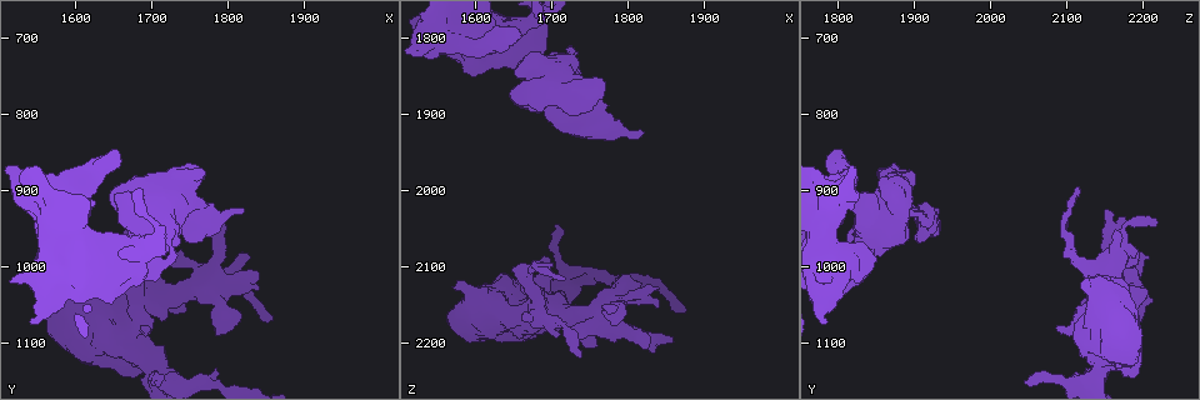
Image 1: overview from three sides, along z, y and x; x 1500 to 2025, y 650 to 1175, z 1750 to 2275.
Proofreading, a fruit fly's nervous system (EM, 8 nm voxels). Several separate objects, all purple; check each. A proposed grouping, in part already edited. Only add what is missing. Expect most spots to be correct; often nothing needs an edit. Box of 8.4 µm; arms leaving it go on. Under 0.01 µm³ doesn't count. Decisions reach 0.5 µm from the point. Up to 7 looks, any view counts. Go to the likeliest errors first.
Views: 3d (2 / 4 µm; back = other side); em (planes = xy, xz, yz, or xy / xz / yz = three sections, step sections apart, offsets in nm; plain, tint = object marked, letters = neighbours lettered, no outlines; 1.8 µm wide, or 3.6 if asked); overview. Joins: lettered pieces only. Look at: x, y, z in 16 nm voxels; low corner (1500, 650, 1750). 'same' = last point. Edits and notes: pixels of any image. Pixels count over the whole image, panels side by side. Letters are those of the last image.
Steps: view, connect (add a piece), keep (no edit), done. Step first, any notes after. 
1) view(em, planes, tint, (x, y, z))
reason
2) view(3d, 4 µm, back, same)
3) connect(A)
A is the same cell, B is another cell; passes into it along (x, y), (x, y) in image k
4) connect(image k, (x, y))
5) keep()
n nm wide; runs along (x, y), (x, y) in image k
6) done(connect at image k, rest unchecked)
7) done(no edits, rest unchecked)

view(em, planes, tint, (1745, 1025, 2160))
abrupt turn

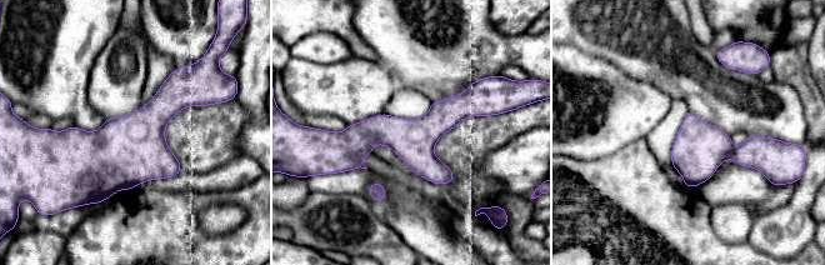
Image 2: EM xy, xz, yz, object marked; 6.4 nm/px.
view(em, planes, letters, same)

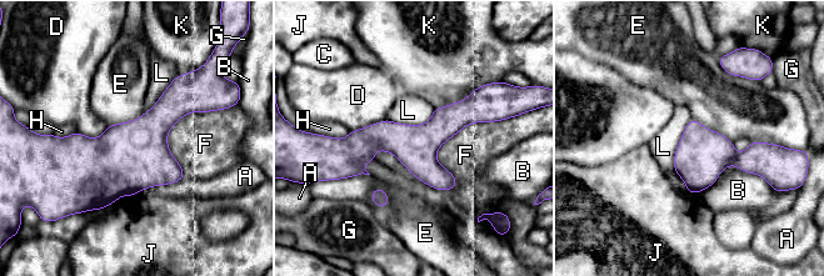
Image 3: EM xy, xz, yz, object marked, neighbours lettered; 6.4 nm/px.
keep()
280 nm wide; A, B, C, D, E, F, G, H, J, K and L are other cells; border along (690, 118), (674, 154), (673, 171) in image 3; none of them fits

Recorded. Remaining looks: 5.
view(em, planes, letters, (1725, 975, 1815))
an open end

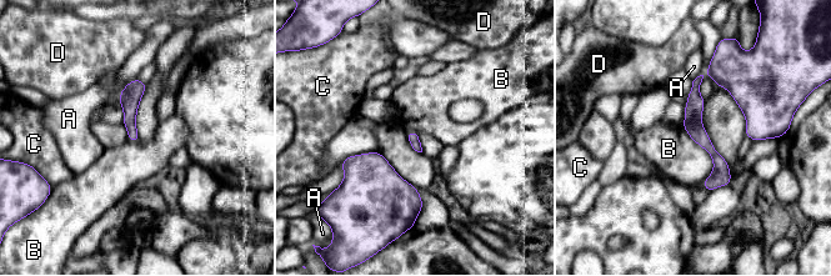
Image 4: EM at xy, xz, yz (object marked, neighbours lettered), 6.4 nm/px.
keep()
A, B, C and D are other cells; border along (681, 126), (711, 159), (701, 185) in image 4; none of them fits

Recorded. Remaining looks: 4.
done(no edits, rest unchecked)

